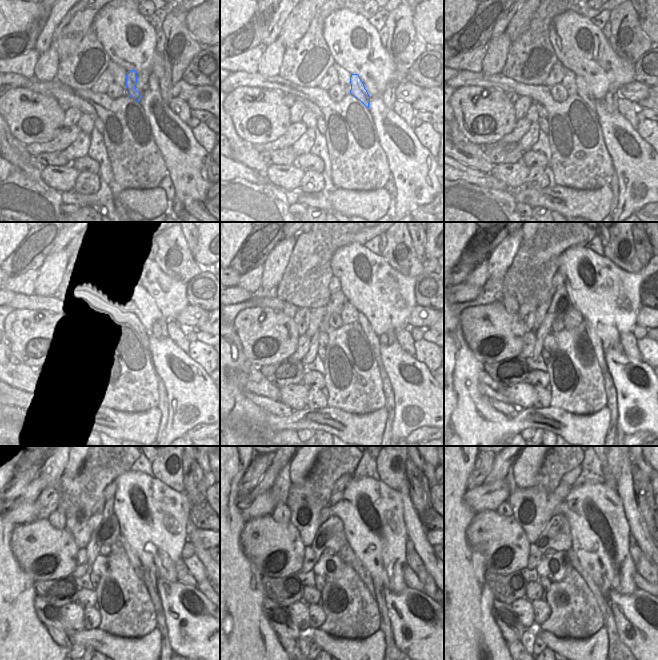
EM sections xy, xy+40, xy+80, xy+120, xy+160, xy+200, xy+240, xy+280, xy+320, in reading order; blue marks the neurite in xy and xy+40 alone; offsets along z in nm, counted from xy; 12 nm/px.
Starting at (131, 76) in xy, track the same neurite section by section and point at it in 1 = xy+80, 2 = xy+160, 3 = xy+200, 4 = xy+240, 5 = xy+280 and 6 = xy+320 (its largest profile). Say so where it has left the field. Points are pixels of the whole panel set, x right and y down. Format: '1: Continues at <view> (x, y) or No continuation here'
1: Continues at xy+80 (583, 91)
2: Continues at xy+160 (362, 320)
3: Continues at xy+200 (611, 394)
4: Continues at xy+240 (150, 577)
5: Continues at xy+280 (385, 625)
6: Continues at xy+320 (609, 614).

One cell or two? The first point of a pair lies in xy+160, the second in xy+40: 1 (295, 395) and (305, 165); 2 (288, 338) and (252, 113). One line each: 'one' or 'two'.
1: two
2: one

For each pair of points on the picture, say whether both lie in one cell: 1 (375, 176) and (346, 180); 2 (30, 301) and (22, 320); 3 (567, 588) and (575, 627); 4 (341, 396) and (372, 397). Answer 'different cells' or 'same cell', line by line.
1: same cell
2: different cells
3: same cell
4: same cell

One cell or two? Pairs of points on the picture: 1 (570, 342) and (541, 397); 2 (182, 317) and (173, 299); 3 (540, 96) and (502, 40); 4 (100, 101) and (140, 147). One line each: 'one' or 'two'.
1: two
2: two
3: two
4: one

